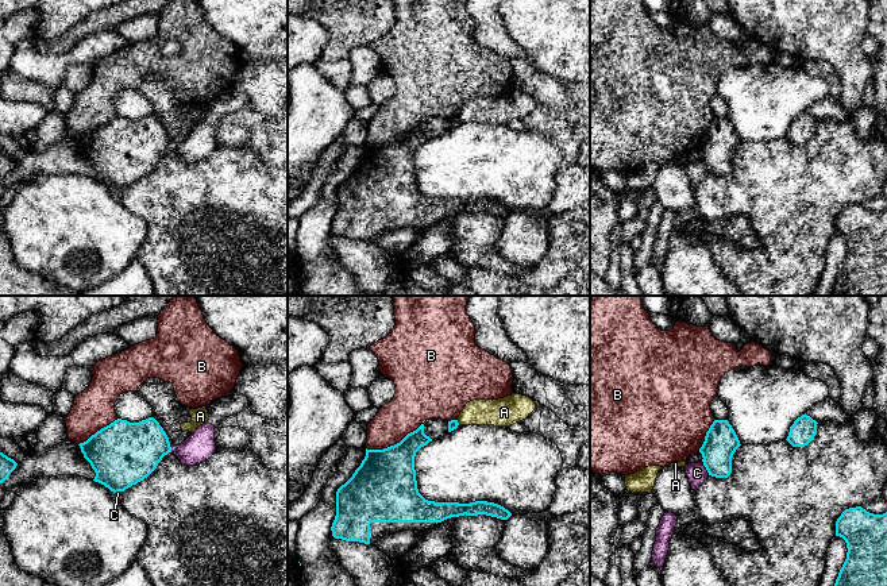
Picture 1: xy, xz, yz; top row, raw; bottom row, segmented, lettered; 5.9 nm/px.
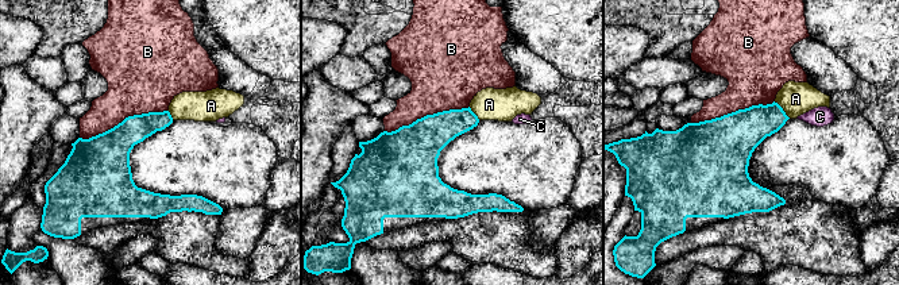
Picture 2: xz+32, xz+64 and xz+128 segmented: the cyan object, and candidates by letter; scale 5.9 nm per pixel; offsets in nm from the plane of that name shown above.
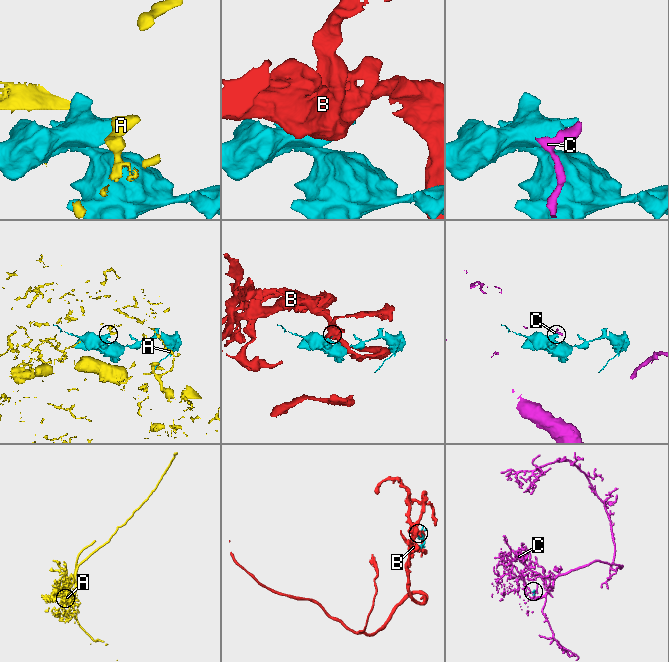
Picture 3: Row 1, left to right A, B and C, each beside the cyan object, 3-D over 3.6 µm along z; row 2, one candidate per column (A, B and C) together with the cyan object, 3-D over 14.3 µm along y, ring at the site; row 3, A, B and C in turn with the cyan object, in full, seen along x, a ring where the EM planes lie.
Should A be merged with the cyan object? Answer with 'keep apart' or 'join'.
keep apart

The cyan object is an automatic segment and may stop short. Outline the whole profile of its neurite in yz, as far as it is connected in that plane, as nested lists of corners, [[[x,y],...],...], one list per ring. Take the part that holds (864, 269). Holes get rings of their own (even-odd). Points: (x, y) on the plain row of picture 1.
[[[861,204],[845,207],[836,219],[836,234],[846,240],[846,257],[832,296],[887,296],[887,209],[873,212]]]

